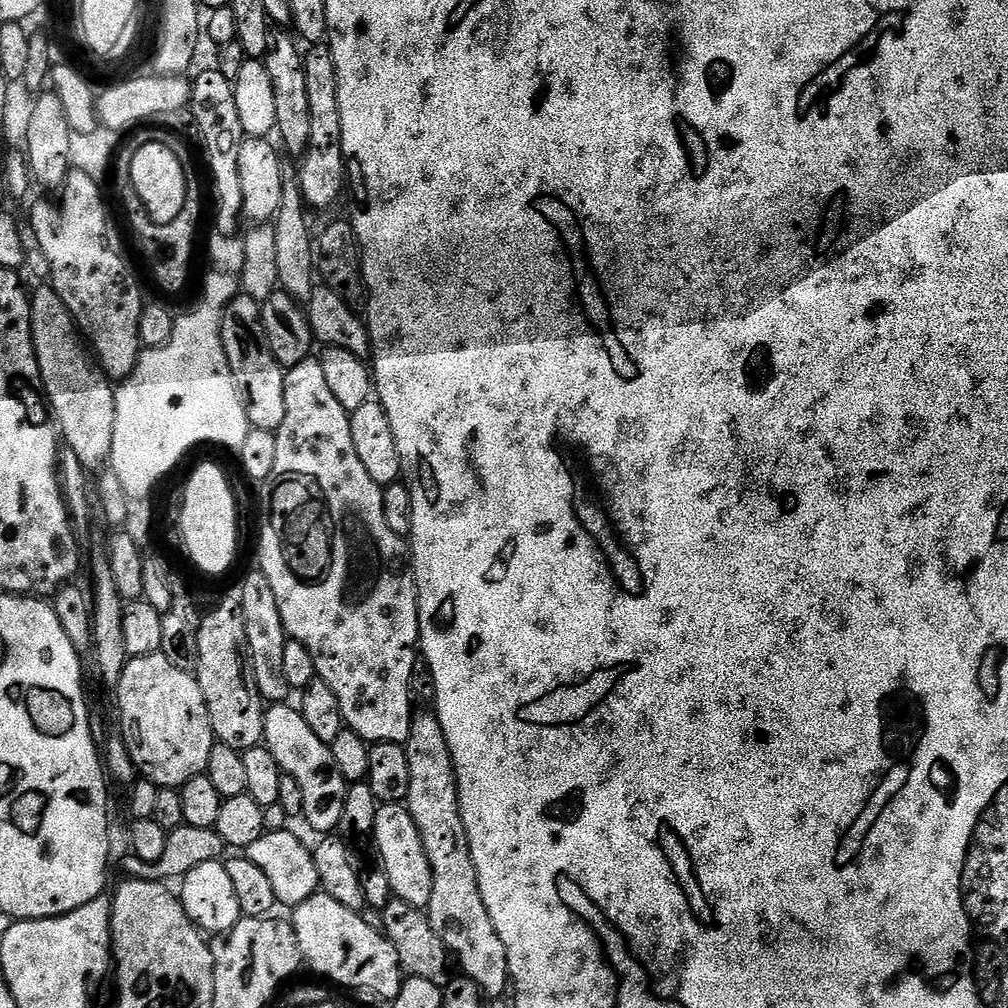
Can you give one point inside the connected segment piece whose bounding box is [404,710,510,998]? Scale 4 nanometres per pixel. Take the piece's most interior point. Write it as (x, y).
(456, 910)

